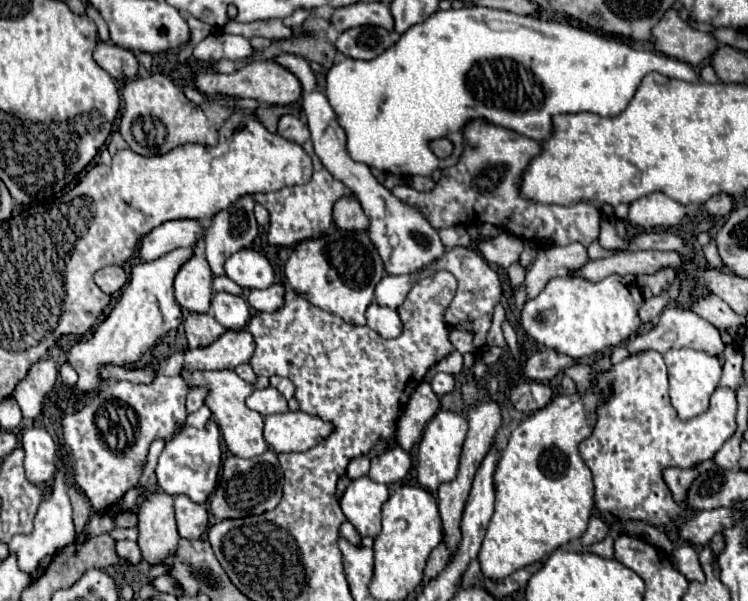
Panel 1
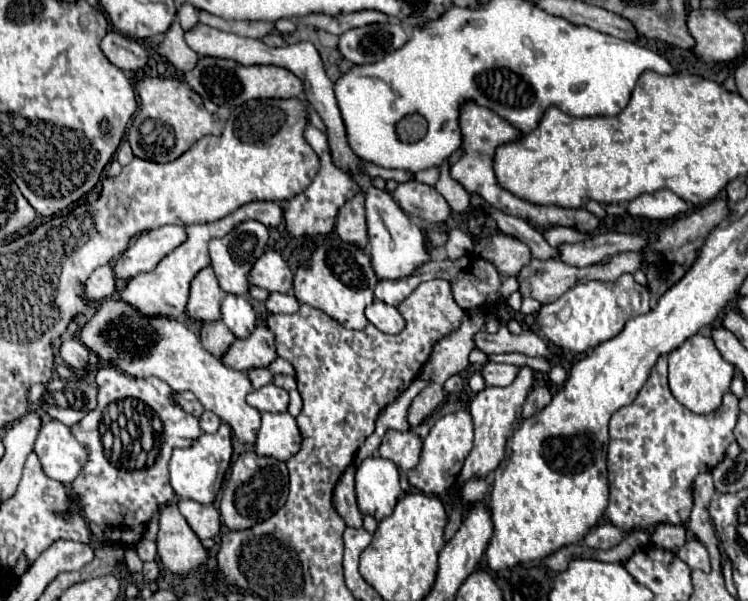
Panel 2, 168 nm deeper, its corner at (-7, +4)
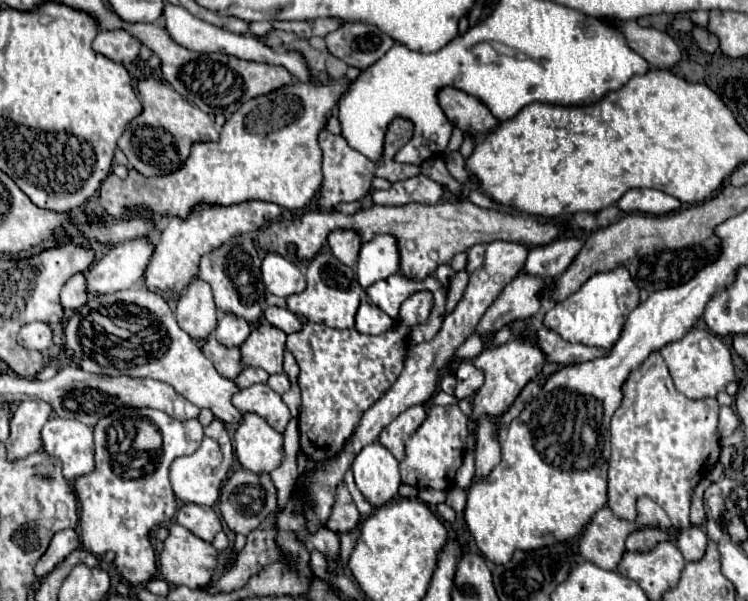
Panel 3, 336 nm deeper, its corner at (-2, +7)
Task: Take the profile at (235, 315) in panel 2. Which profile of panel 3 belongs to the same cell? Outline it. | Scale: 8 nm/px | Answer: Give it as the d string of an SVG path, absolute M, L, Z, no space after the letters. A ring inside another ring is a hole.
M220 313L214 337L220 345L240 347L246 341L246 337L250 335L250 331L252 331L250 325L242 317L236 317L230 313Z

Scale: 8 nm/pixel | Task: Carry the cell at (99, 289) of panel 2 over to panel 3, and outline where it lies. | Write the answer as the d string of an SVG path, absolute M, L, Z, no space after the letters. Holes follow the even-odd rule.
M76 273L72 275L66 285L62 287L62 293L60 293L60 303L64 309L80 309L88 299L88 293L86 293L86 279L82 273Z

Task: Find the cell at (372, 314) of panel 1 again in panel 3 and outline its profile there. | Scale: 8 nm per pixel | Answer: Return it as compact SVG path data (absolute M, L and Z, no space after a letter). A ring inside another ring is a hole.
M362 301L356 313L356 325L354 329L358 333L366 333L366 335L380 335L388 329L392 329L394 321L382 311L378 309L374 303L370 301Z

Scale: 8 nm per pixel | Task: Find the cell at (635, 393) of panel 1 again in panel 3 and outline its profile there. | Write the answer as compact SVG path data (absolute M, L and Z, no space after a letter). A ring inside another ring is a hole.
M652 353L638 369L634 369L622 385L622 405L612 417L612 459L608 469L608 505L622 519L634 519L634 501L640 495L656 499L668 513L674 529L690 527L690 495L694 485L710 473L718 461L718 401L716 399L688 399L676 391L668 367L660 353Z

